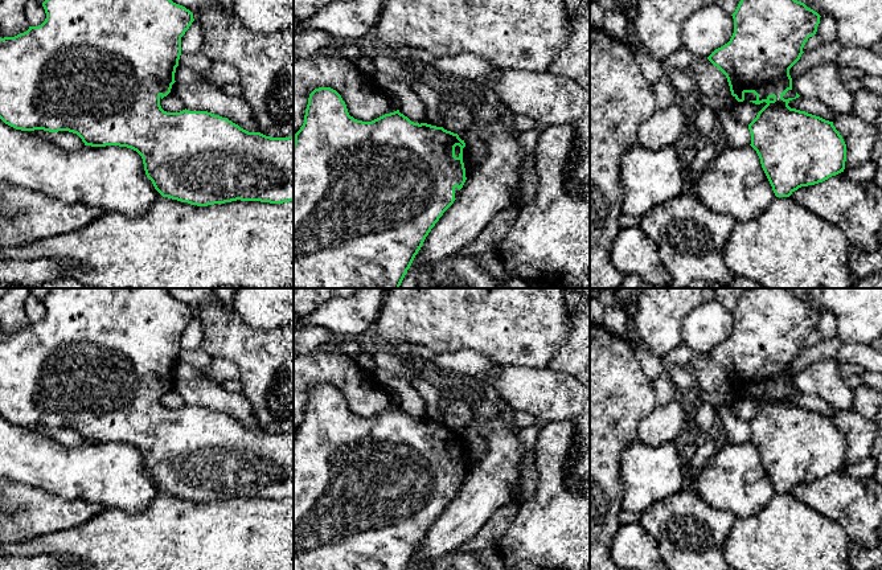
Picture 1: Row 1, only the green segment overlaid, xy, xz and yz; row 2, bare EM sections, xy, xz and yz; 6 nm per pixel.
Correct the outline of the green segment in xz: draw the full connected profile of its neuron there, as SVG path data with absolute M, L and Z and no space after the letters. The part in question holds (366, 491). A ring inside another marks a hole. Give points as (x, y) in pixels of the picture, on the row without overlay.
M331 384L315 385L308 394L304 419L294 439L294 570L407 570L426 533L458 495L467 473L463 459L464 436L458 430L427 419L414 419L399 406L372 418L349 411L341 391Z

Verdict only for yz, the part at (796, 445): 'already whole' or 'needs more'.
needs more

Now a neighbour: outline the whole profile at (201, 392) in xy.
M204 377L196 380L175 378L171 389L189 407L208 407L227 414L249 428L259 428L253 415L253 407L242 393L227 391L220 384Z

